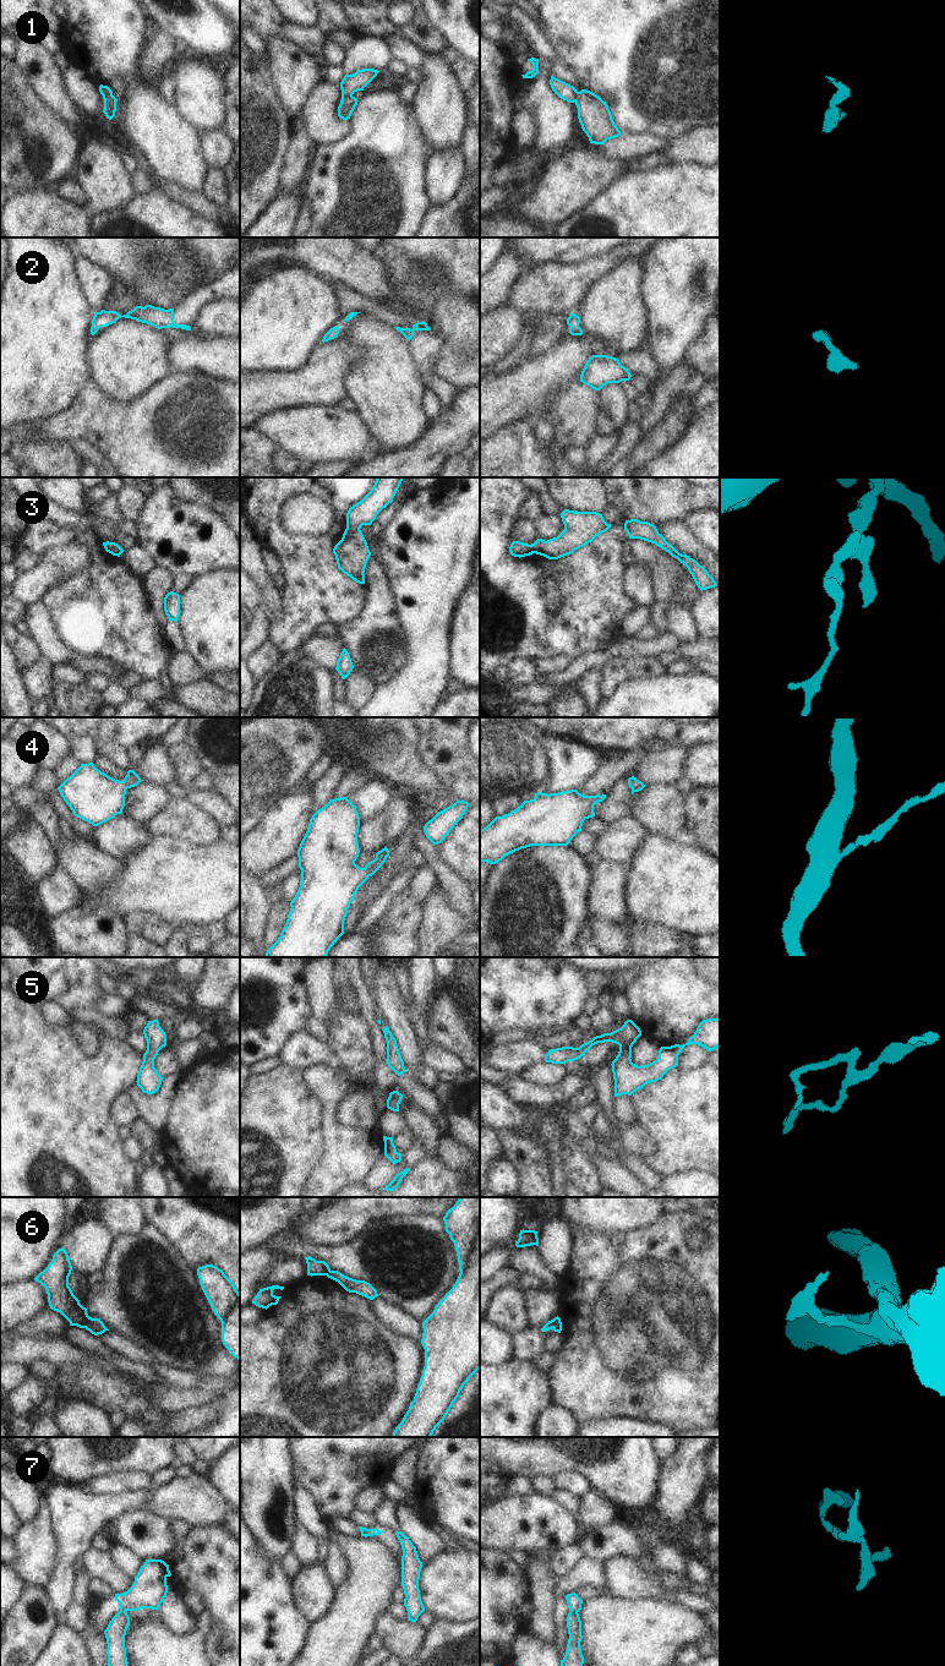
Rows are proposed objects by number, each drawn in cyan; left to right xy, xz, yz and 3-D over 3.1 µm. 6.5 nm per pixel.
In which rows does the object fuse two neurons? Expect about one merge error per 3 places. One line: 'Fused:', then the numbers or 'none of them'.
Fused: 1, 6, 7

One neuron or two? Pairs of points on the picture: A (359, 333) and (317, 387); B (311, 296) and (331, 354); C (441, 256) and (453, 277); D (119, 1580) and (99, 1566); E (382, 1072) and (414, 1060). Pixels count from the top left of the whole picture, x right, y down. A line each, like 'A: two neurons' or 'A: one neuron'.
A: two neurons
B: two neurons
C: one neuron
D: one neuron
E: two neurons

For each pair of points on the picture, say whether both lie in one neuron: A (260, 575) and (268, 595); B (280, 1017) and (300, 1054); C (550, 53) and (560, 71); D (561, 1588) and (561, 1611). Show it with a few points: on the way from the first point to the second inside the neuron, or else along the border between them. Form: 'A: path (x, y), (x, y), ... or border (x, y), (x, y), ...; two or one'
A: path (265, 580), (268, 590); one
B: border (305, 1030), (298, 1031), (279, 1055); two
C: path (553, 58), (558, 66); one
D: border (557, 1596), (563, 1598); two

